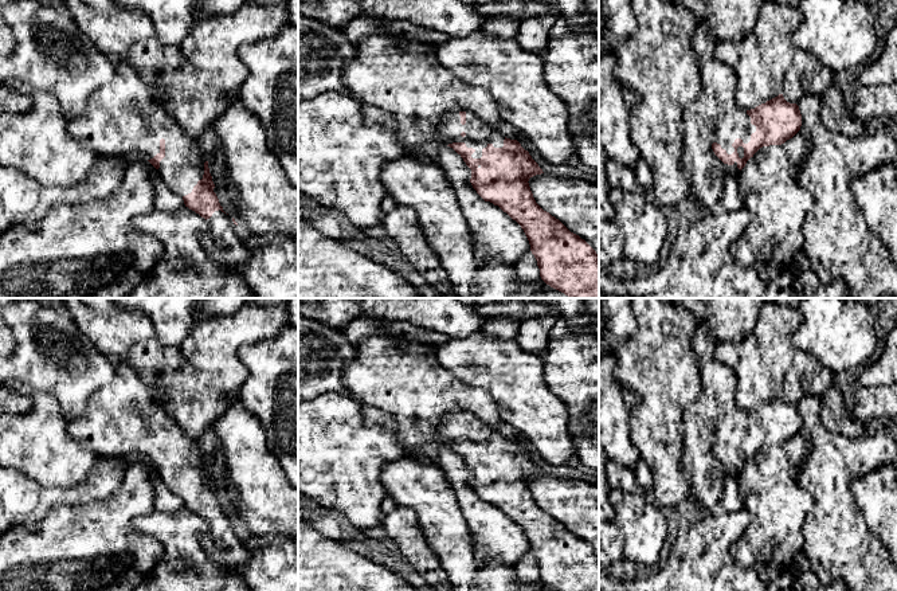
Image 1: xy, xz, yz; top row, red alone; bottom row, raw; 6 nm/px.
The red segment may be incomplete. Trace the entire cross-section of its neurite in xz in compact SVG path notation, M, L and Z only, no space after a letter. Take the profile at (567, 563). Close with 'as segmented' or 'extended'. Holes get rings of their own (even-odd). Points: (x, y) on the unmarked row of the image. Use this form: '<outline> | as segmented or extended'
M361 404L364 412L364 423L368 427L383 427L392 434L396 441L403 446L406 454L423 454L430 459L430 466L439 469L439 450L442 447L453 449L471 470L470 484L477 494L494 506L498 506L513 521L516 521L524 531L530 552L537 561L541 580L556 591L599 591L599 556L596 552L579 536L571 533L559 520L544 512L534 501L529 488L529 480L544 474L538 465L532 459L517 441L504 438L497 430L490 428L470 412L451 414L439 424L426 427L424 423L397 422L385 411L376 407Z | extended

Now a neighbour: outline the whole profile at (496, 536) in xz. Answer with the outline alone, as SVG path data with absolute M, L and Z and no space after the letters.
M450 447L439 450L439 469L446 474L459 500L461 510L471 529L474 555L479 565L490 559L516 567L529 552L521 527L498 506L485 502L473 489L471 470Z

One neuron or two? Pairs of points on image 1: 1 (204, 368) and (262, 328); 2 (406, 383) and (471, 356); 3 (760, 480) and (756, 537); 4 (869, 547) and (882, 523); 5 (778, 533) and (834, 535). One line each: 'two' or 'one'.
1: one
2: two
3: one
4: two
5: two

